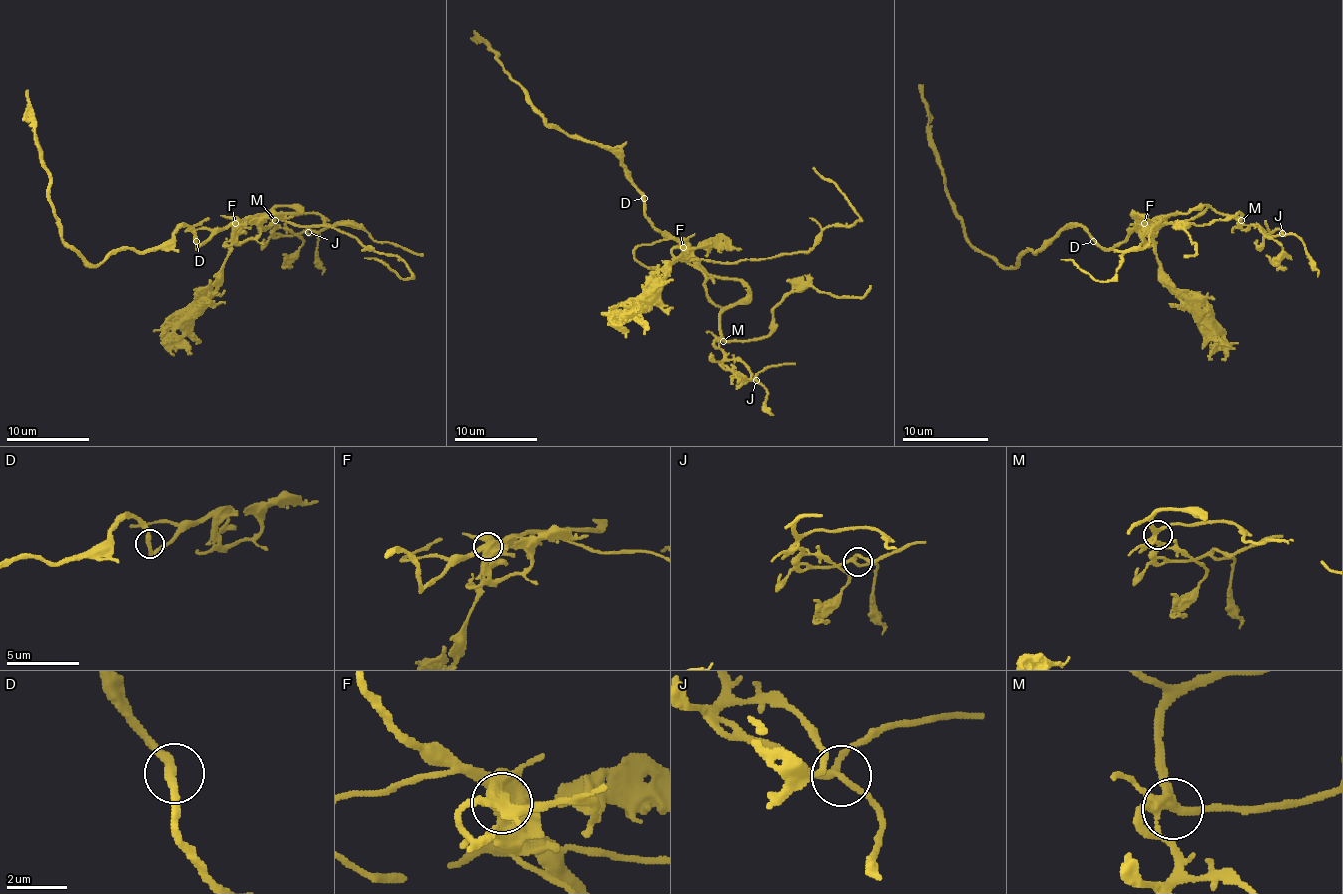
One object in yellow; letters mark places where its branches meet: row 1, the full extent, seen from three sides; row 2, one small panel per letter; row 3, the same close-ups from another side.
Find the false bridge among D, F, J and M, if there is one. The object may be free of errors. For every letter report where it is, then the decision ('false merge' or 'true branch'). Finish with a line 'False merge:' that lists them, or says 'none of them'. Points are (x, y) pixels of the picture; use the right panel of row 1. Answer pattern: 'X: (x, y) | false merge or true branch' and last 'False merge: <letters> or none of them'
D: (1093, 241) | true branch
F: (1144, 223) | true branch
J: (1282, 233) | true branch
M: (1241, 220) | true branch
False merge: none of them

